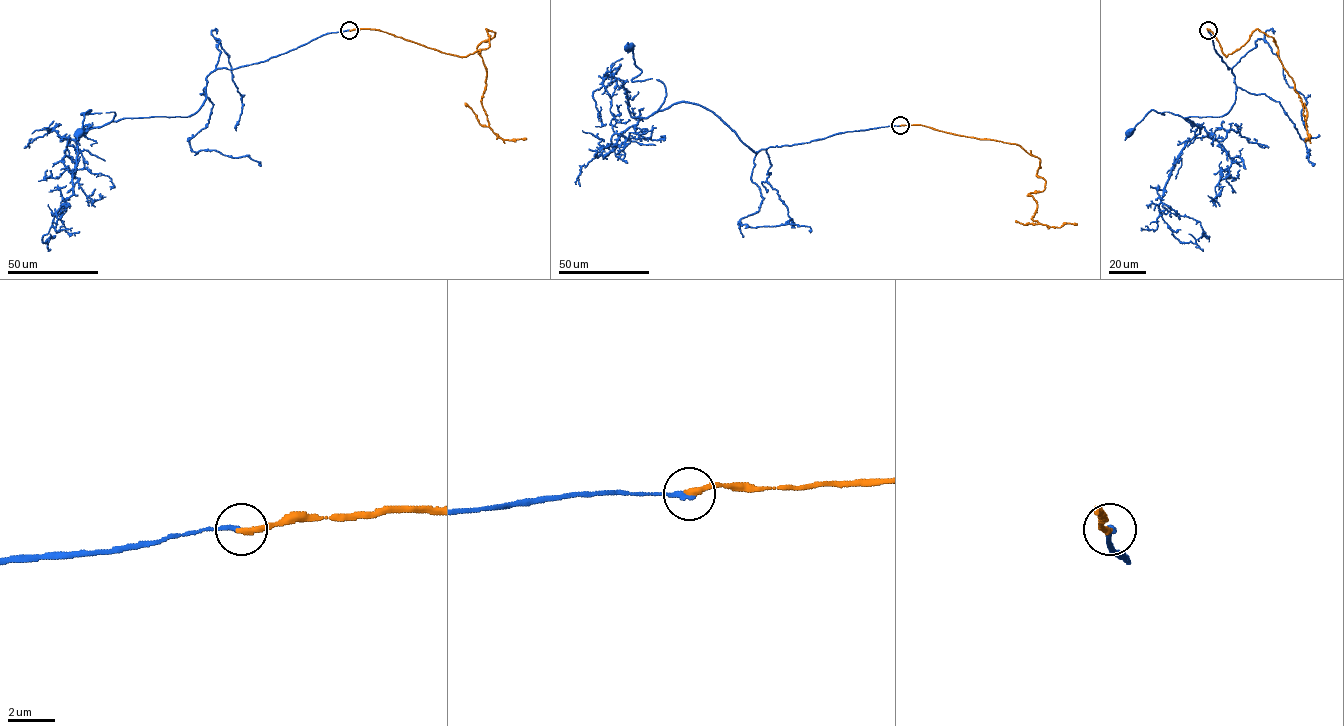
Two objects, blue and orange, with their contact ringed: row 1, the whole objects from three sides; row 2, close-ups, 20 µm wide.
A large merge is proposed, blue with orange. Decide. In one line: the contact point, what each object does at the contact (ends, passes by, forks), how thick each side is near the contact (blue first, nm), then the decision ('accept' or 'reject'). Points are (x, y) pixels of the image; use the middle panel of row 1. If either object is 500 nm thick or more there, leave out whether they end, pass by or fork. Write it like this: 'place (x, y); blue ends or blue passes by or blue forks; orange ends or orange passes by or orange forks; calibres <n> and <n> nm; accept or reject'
place (900, 125); blue ends; orange ends; calibres 240 and 280 nm; accept

